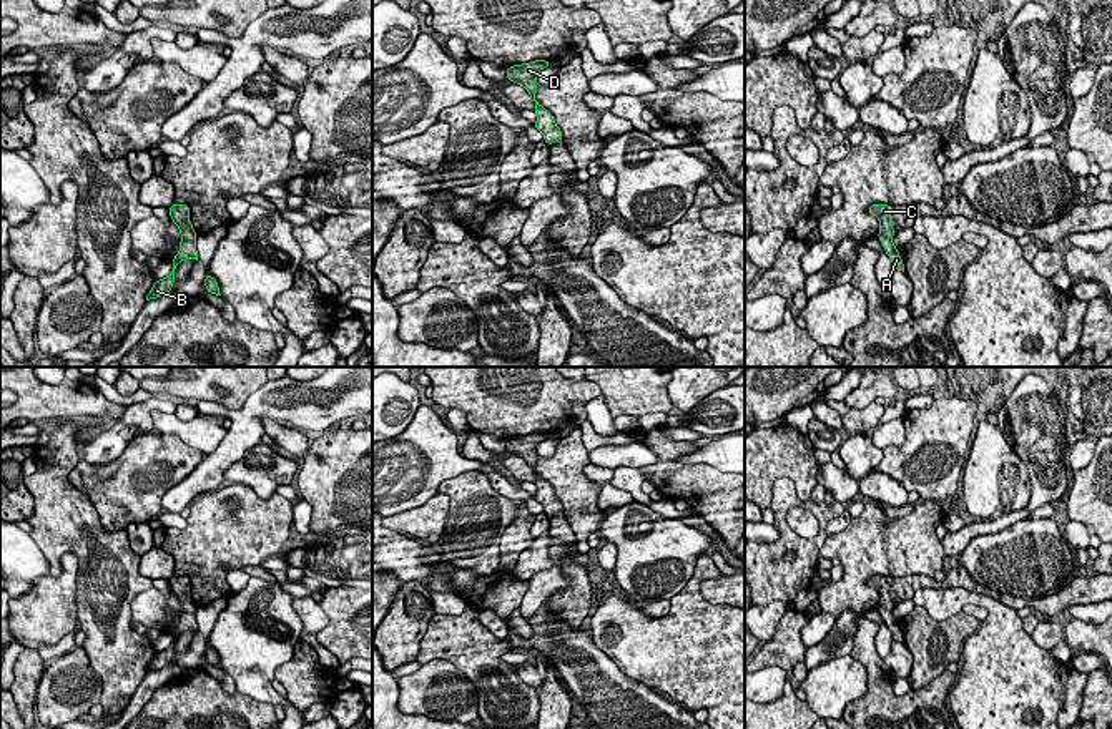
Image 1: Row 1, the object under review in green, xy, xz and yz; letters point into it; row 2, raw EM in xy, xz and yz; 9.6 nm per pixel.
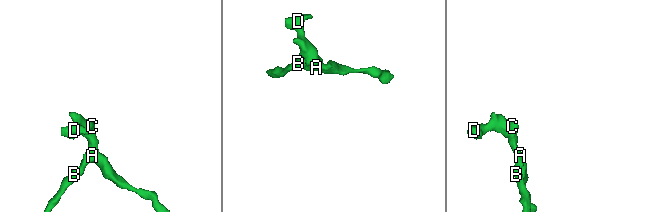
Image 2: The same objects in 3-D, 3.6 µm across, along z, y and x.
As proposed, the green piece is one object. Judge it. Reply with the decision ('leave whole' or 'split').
leave whole

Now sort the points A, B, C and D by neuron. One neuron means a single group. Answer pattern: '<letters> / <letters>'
A B C D

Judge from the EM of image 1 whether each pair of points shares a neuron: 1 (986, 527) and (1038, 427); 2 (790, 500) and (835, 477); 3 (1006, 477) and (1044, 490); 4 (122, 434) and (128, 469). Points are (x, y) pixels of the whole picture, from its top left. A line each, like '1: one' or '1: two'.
1: one
2: two
3: two
4: two

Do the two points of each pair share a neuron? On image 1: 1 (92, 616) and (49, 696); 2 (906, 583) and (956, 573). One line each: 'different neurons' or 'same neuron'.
1: different neurons
2: same neuron

